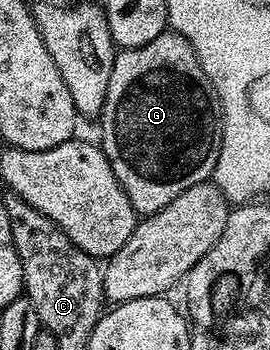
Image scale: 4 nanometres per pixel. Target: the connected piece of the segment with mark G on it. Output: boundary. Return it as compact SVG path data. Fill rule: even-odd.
M164 31L145 43L145 47L119 49L113 71L109 71L109 91L105 91L103 121L103 154L113 167L113 175L121 183L136 214L156 213L165 208L181 191L189 191L197 183L208 180L215 172L221 151L223 118L219 96L209 83L189 39L174 31Z

